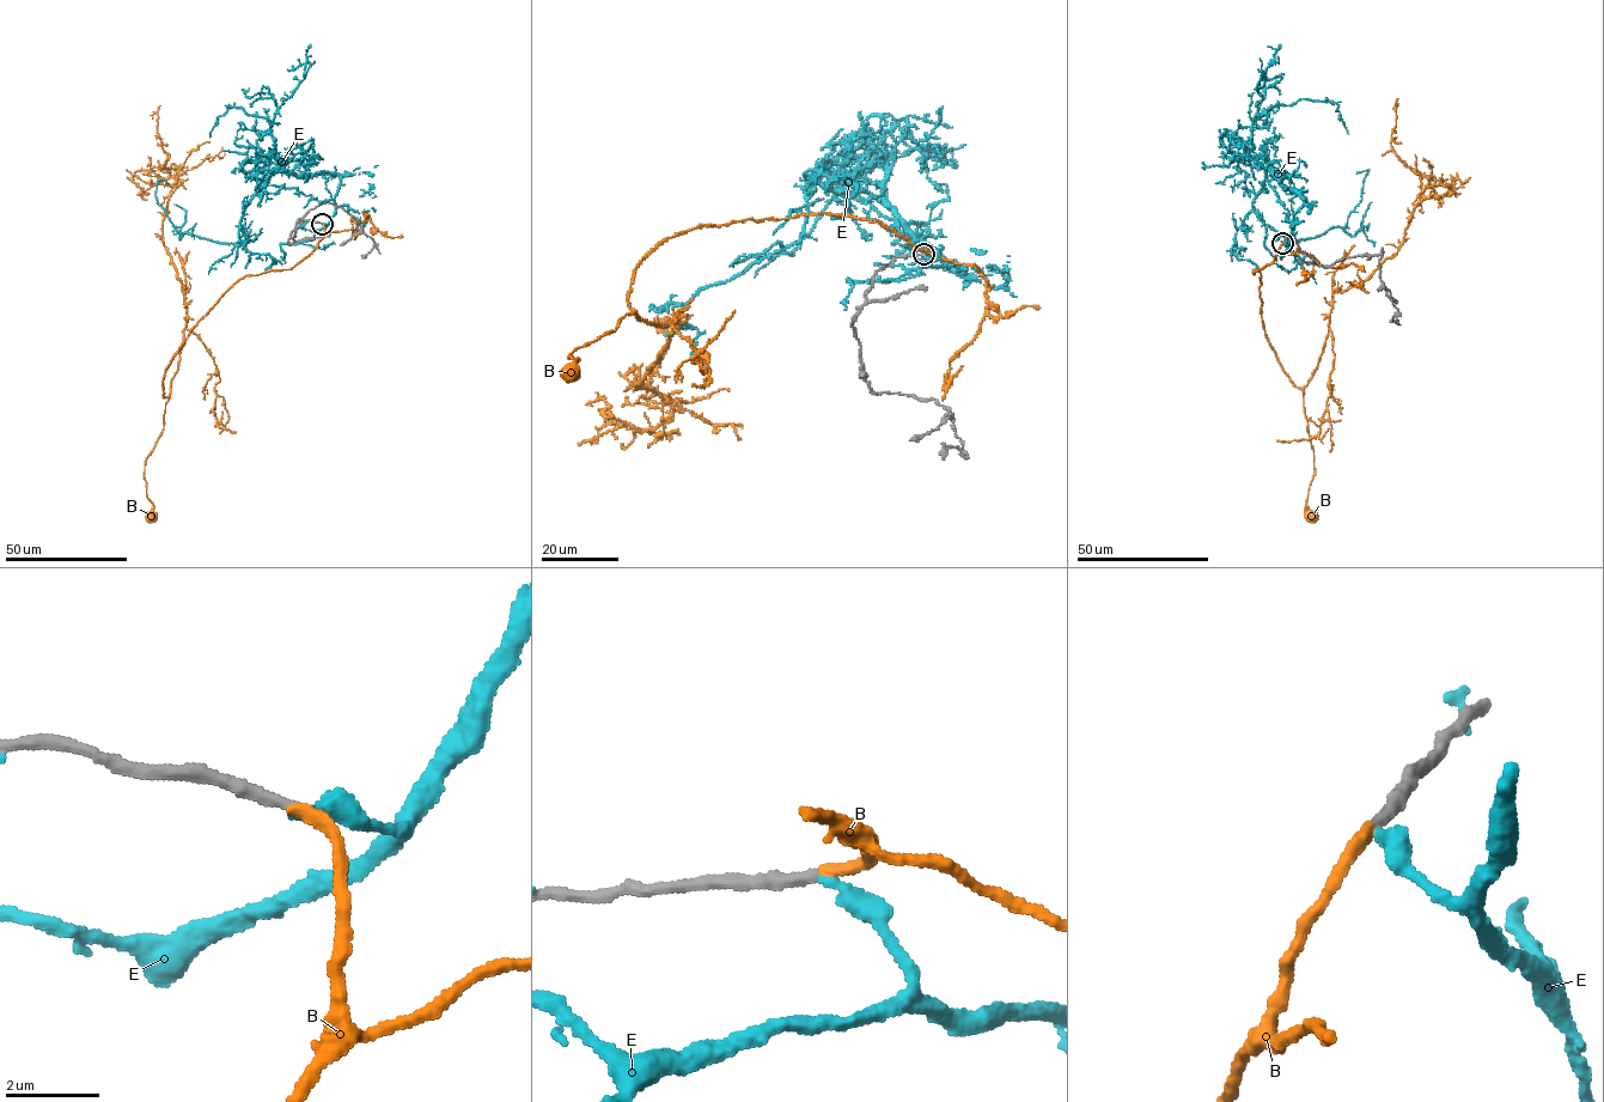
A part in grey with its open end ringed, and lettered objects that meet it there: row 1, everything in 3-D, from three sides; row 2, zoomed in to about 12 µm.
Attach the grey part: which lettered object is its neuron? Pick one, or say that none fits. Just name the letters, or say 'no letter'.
B

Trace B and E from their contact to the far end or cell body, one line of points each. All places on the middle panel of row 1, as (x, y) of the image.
B: (924, 254), (870, 219), (836, 214), (701, 226), (642, 259), (633, 311), (574, 349), (569, 369)
E: (924, 255), (947, 265), (914, 249), (868, 201), (810, 180), (798, 241), (683, 303), (650, 306), (676, 294)

